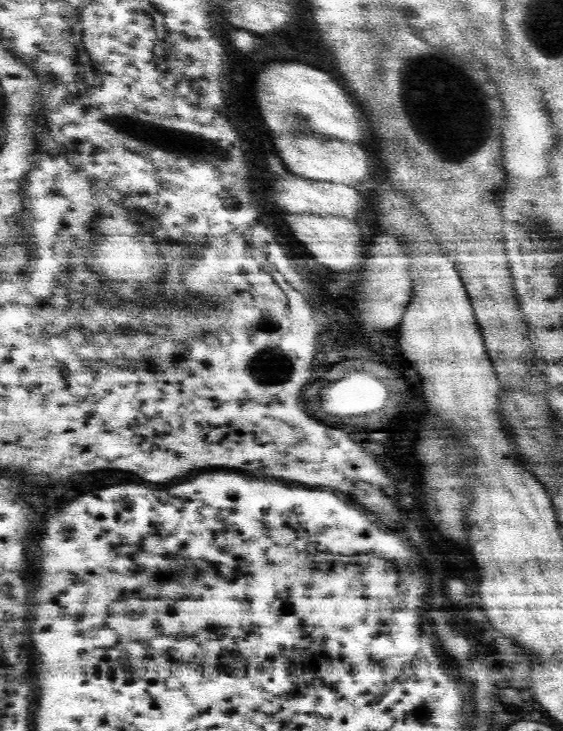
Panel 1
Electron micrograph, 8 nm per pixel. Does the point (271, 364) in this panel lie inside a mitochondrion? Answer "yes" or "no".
yes

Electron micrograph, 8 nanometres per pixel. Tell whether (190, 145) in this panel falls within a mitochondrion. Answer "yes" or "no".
yes

